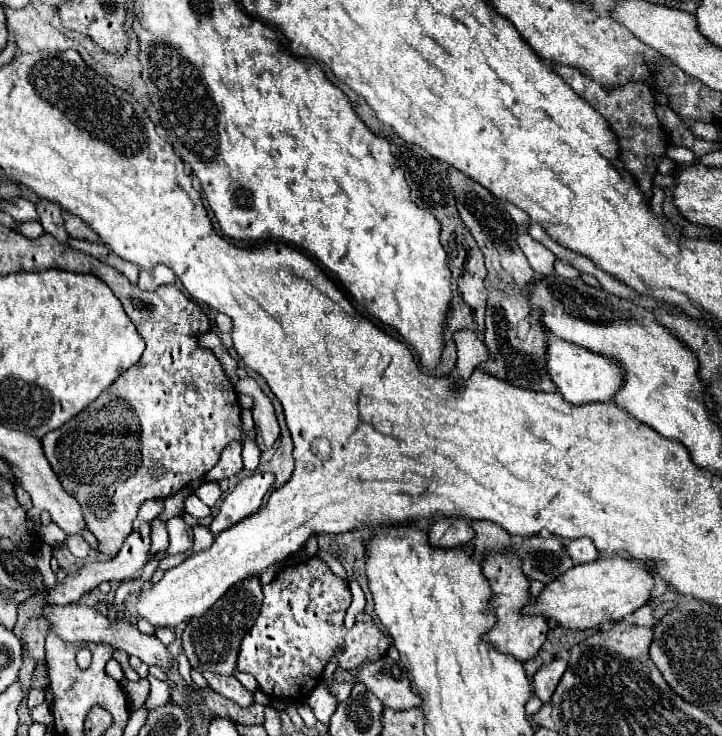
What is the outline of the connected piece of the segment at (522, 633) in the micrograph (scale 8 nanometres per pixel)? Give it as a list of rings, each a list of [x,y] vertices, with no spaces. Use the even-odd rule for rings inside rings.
[[[513,550],[505,552],[505,554],[487,556],[487,560],[483,562],[483,576],[487,578],[487,582],[493,590],[493,598],[489,600],[491,602],[489,610],[495,612],[495,616],[497,616],[495,626],[483,636],[483,640],[491,642],[491,646],[497,652],[511,654],[519,662],[527,662],[527,660],[535,658],[545,642],[549,626],[541,618],[523,618],[519,614],[519,610],[529,602],[529,592],[527,592],[529,580],[523,578],[523,572],[519,570],[519,558],[515,558]]]

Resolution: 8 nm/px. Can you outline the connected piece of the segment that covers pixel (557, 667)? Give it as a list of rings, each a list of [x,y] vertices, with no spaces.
[[[559,658],[559,660],[551,660],[547,666],[539,668],[537,674],[533,676],[533,680],[531,680],[533,694],[535,694],[543,704],[551,702],[551,696],[553,696],[557,684],[559,684],[559,680],[561,680],[565,668],[567,668],[565,660]]]

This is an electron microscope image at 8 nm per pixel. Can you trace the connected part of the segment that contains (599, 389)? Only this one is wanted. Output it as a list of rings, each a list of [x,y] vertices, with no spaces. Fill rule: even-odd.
[[[563,340],[547,342],[547,374],[557,386],[557,392],[575,406],[589,402],[609,402],[615,396],[615,390],[619,390],[623,378],[617,362],[611,362],[609,358],[599,358],[599,354],[591,354],[589,350],[571,346],[571,342]]]

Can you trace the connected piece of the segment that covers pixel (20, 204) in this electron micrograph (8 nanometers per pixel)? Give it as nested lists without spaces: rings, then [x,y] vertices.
[[[19,198],[15,202],[5,202],[5,206],[1,206],[9,216],[13,216],[15,220],[19,222],[29,222],[29,220],[37,220],[37,208],[31,200],[25,200],[25,198]]]

